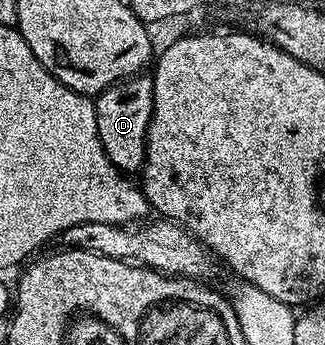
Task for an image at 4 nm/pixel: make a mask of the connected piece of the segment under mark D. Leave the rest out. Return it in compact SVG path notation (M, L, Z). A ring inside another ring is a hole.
M137 74L121 80L118 84L112 84L95 97L94 103L98 118L98 138L102 142L102 150L106 154L106 158L110 158L110 162L114 162L114 166L119 172L125 174L139 173L144 166L146 134L154 110L154 82L151 75Z

